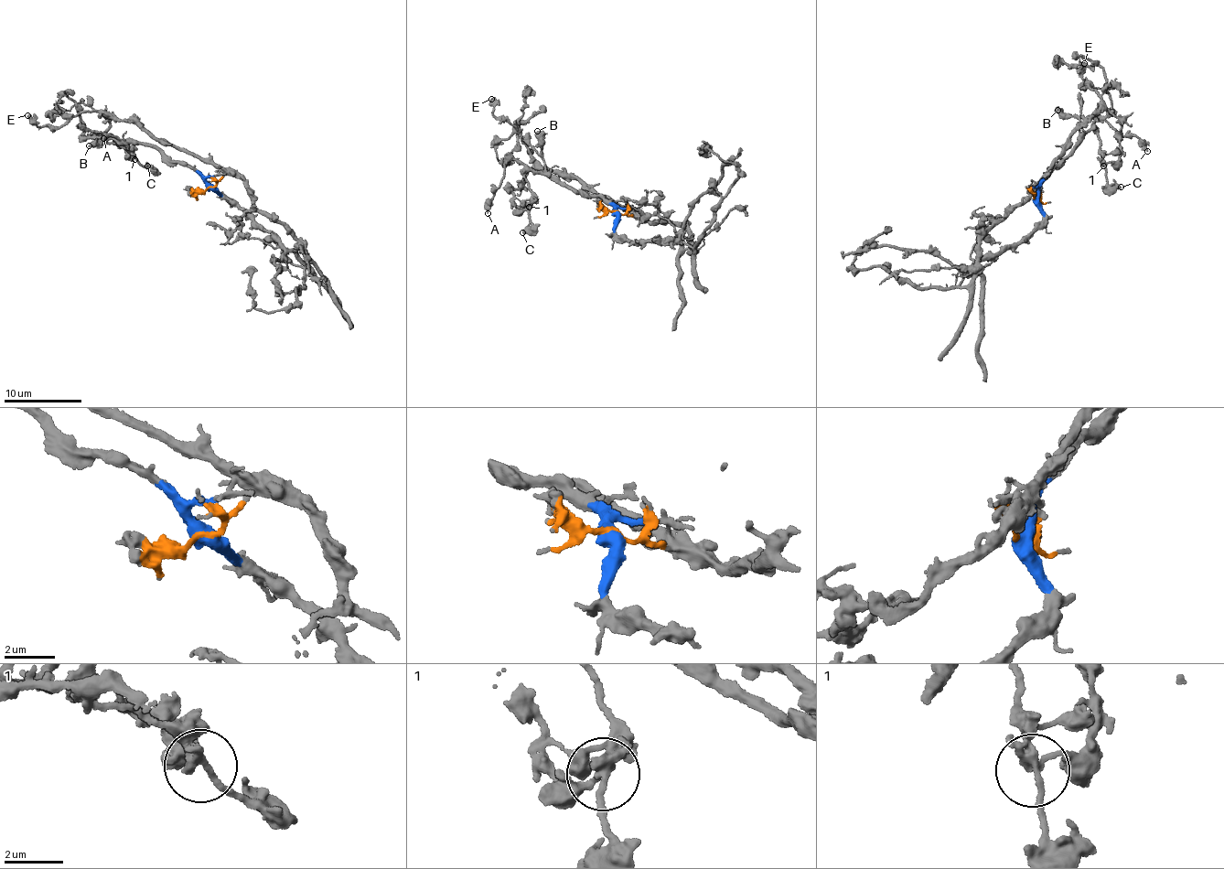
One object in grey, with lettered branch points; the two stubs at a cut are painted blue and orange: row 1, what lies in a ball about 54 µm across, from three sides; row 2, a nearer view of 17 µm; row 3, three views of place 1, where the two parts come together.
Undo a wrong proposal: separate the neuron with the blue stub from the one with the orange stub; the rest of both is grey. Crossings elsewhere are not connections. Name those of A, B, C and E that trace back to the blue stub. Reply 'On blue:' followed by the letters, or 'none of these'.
On blue: A, B, C

